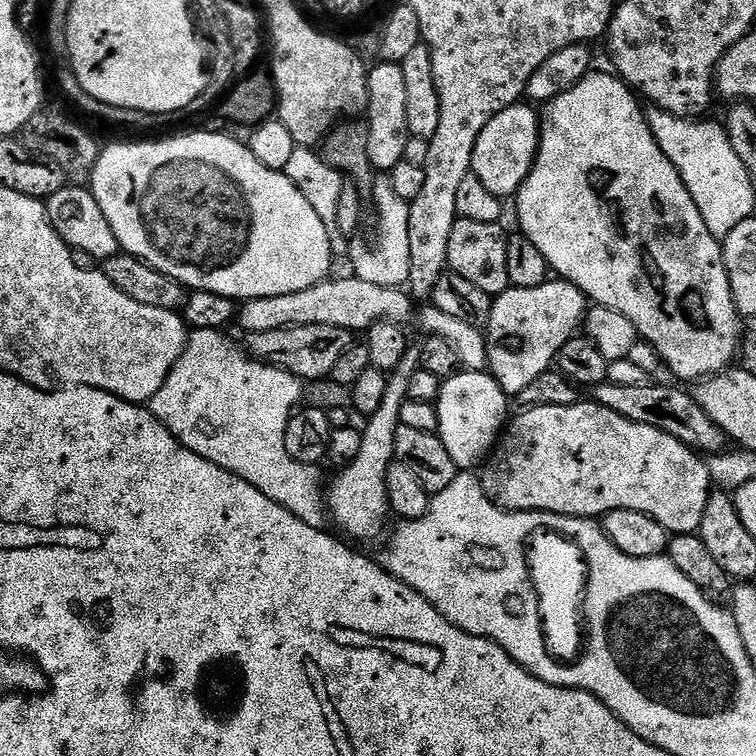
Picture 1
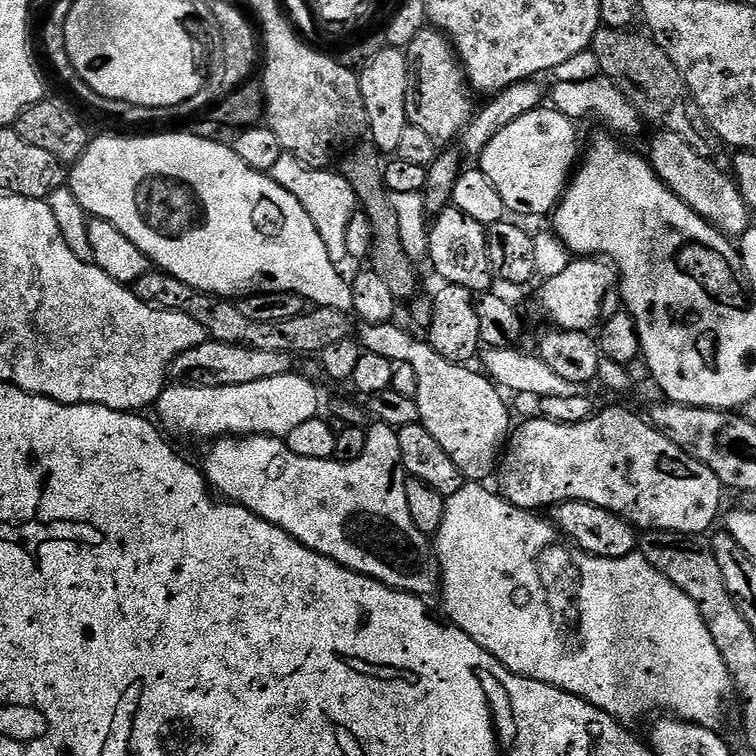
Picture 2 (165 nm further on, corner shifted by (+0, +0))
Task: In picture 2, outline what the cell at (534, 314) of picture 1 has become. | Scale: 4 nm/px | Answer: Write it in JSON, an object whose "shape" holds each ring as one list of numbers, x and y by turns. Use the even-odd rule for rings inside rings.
{"shape":[[572,258,569,259,566,270,562,274,554,274,543,281,540,288,540,308,553,321,555,327,565,328,571,332,591,333,605,319,604,303,608,300,608,295,613,295,614,281,618,273,611,263,604,258]]}

